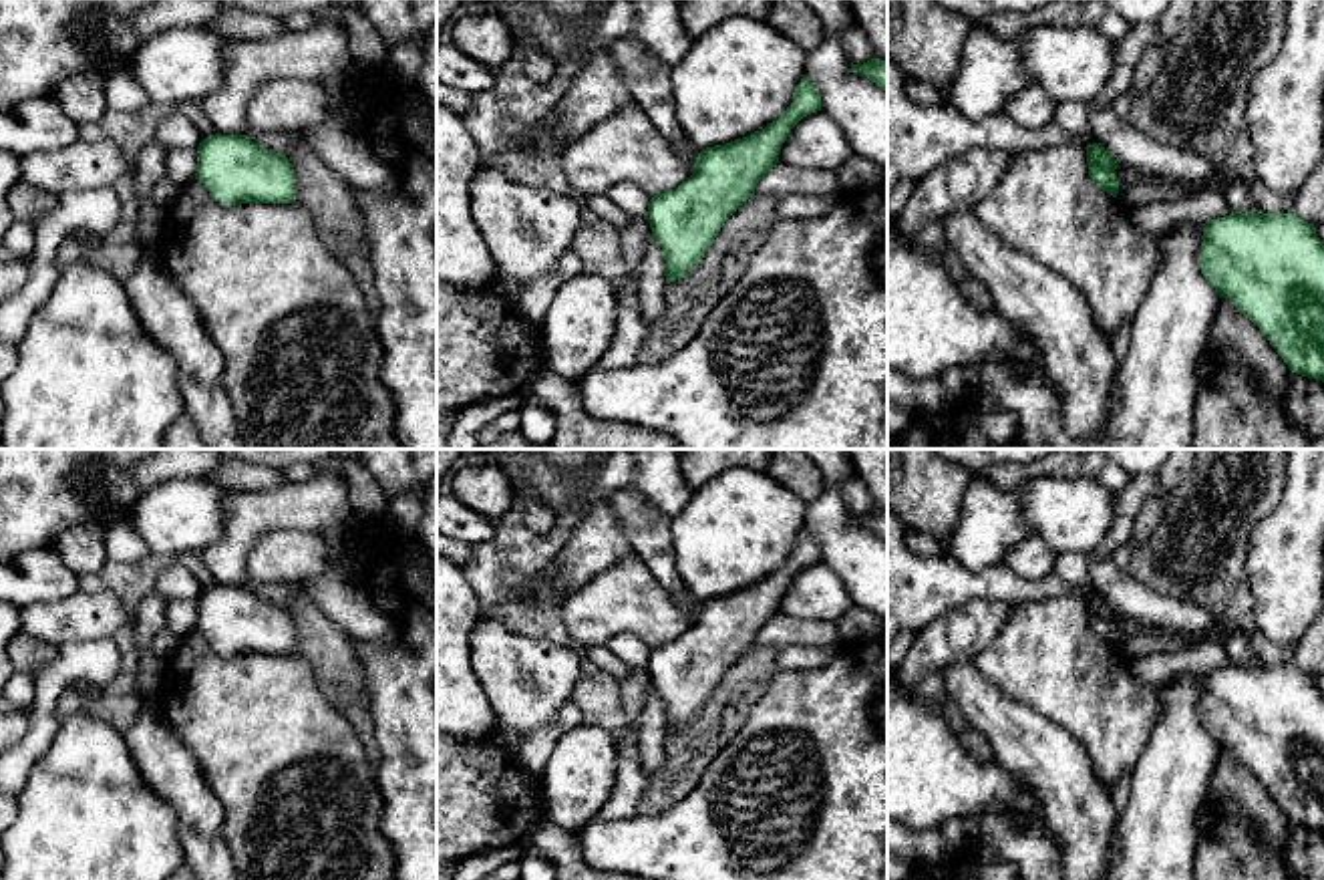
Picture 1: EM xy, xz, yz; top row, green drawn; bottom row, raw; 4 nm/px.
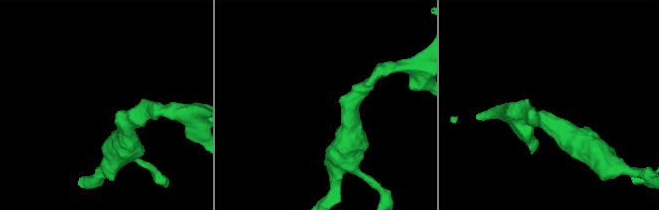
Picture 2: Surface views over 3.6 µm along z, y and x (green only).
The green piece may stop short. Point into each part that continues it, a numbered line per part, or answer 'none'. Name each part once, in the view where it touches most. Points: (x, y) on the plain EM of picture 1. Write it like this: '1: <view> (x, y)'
none

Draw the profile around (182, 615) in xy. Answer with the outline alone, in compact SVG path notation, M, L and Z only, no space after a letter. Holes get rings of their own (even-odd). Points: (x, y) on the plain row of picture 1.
M167 600L165 630L185 636L195 628L197 600Z

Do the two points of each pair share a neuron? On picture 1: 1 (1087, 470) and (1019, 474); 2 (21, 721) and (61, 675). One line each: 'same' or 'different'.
1: same
2: different

